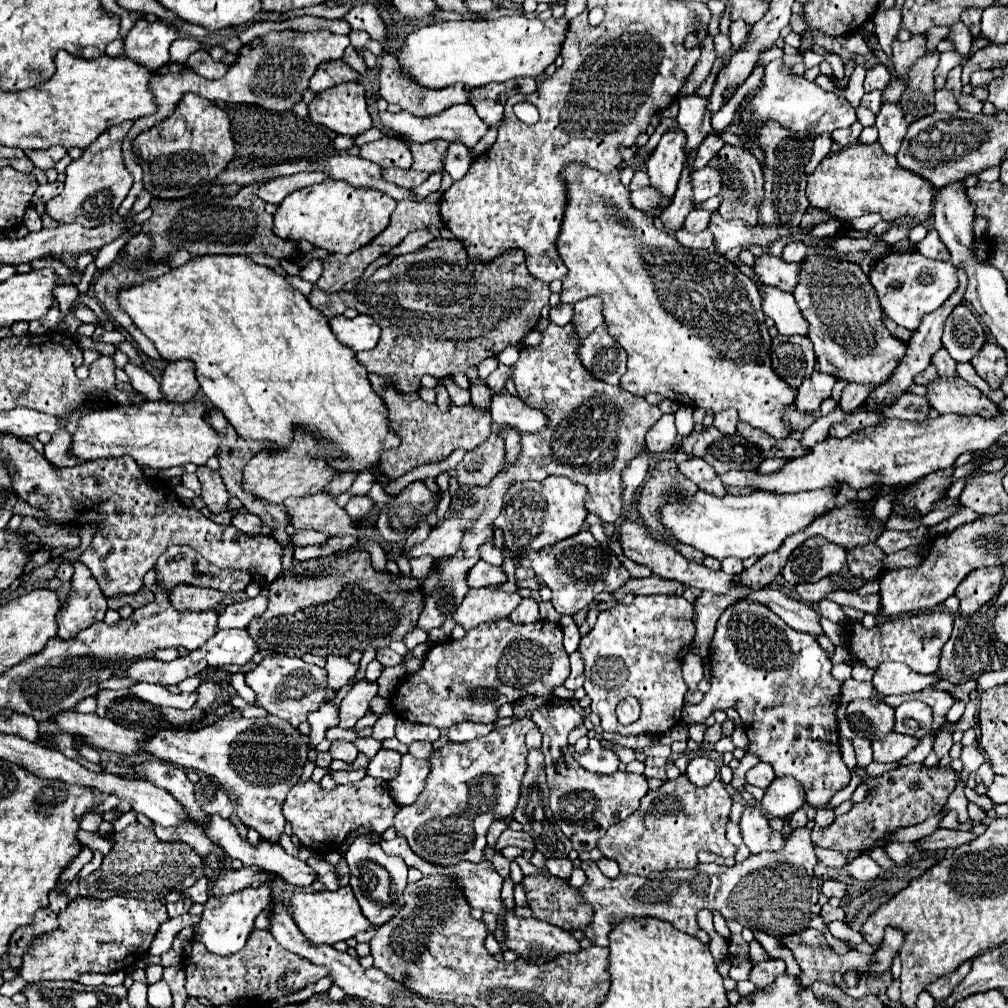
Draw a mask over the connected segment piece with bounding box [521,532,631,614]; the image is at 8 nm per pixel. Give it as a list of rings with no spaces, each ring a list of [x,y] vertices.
[[[577,532],[575,536],[557,542],[541,552],[521,556],[523,568],[533,568],[539,582],[547,584],[553,592],[551,602],[559,614],[575,614],[583,610],[597,594],[621,588],[631,576],[607,544],[599,544],[591,532]]]

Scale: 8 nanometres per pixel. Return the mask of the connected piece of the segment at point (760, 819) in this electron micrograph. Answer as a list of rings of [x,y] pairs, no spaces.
[[[753,804],[745,806],[739,820],[739,828],[743,834],[743,842],[751,850],[751,854],[759,854],[763,850],[781,850],[785,844],[783,834],[773,832],[765,814],[759,812],[759,808]]]

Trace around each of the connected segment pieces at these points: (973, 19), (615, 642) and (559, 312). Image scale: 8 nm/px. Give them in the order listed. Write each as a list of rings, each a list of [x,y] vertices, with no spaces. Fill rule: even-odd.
[[[967,8],[965,12],[963,12],[963,16],[961,16],[961,22],[965,24],[965,26],[971,26],[971,24],[979,24],[981,22],[981,8]]]
[[[635,596],[631,604],[617,604],[611,610],[599,614],[597,624],[591,628],[587,636],[581,638],[579,654],[585,662],[585,692],[591,698],[591,710],[601,718],[601,728],[613,734],[651,734],[661,736],[669,728],[681,722],[683,710],[683,694],[687,692],[687,684],[681,676],[679,666],[679,652],[689,646],[693,638],[693,604],[687,602],[683,596]],[[625,696],[635,696],[641,702],[641,718],[629,726],[619,724],[615,716],[617,704]]]
[[[559,304],[559,306],[551,308],[549,320],[555,322],[557,326],[565,326],[565,324],[569,324],[571,318],[573,318],[573,306],[569,306],[569,304]]]

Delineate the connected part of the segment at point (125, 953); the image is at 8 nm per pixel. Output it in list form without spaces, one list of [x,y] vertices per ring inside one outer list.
[[[113,896],[109,900],[73,900],[59,912],[59,926],[49,936],[35,938],[23,956],[21,976],[25,982],[39,980],[77,980],[85,972],[117,972],[135,966],[145,958],[159,926],[169,920],[163,902],[125,900]]]

